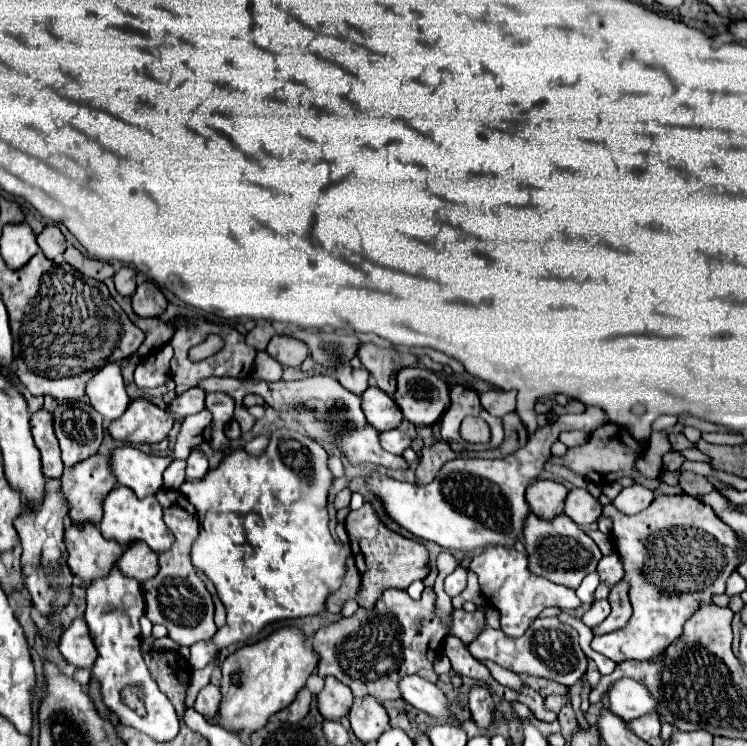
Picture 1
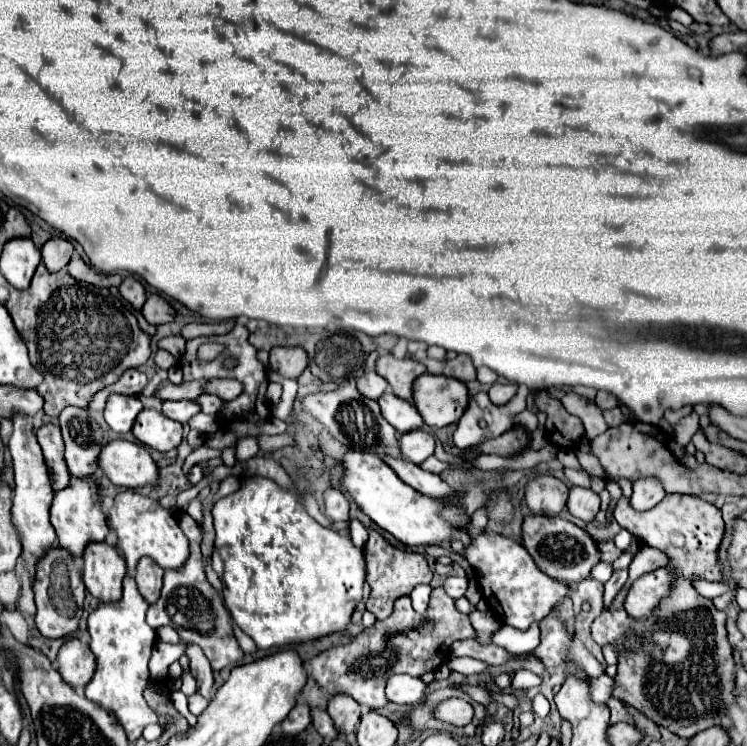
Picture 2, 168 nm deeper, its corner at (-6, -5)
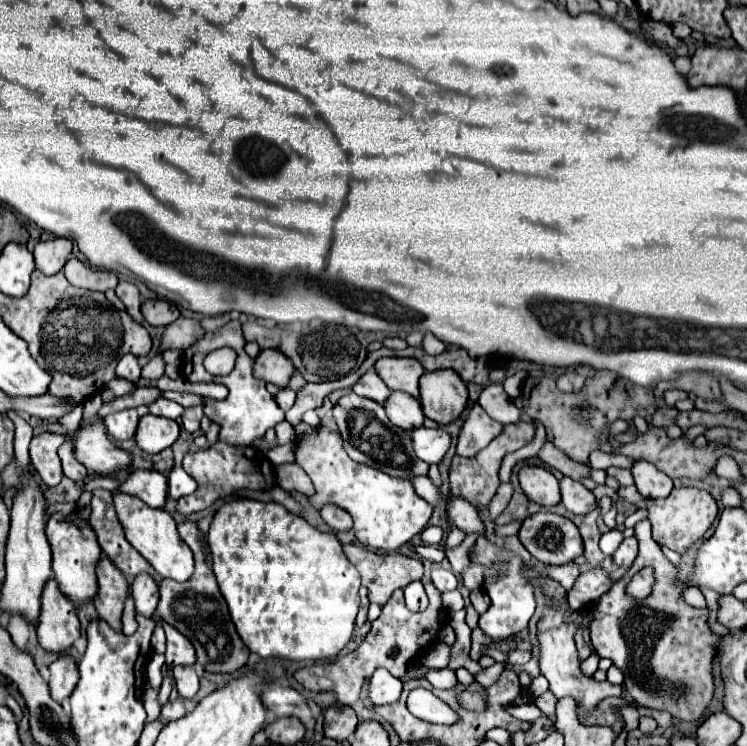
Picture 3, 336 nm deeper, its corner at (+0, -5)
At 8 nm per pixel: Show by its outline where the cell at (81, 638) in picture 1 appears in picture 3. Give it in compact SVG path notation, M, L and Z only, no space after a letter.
M63 653L55 663L49 665L49 689L51 689L51 697L55 701L63 701L67 697L71 697L77 681L79 681L79 669L77 669L77 661L73 655Z

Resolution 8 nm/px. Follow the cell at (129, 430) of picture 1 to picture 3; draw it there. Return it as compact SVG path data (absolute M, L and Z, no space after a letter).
M143 415L137 425L135 441L147 453L161 453L171 447L179 437L179 425L171 419L163 419L157 415Z

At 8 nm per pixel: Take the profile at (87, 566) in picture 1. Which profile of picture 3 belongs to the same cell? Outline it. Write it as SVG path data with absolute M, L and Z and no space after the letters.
M101 555L97 563L97 583L99 593L95 595L93 603L101 619L105 619L113 629L121 629L121 613L123 613L123 601L127 595L127 581L123 573L111 565L113 561L105 555Z

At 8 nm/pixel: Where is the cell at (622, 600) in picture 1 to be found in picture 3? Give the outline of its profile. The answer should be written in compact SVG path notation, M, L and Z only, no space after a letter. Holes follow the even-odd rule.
M647 519L639 521L635 525L635 537L639 541L639 555L637 555L635 563L631 565L631 569L619 581L615 581L611 585L611 589L607 593L603 593L595 601L593 619L589 623L591 645L593 645L593 649L599 657L611 659L613 665L617 665L623 671L623 675L625 675L623 685L625 685L627 693L631 695L631 699L637 707L667 711L673 717L673 721L681 721L681 723L697 721L713 699L713 691L715 691L713 663L715 663L715 657L717 657L715 645L719 643L719 635L715 635L711 631L709 623L707 623L707 619L709 619L707 609L695 609L695 607L691 607L683 601L685 585L677 577L677 567L663 555L661 547L653 541L651 523ZM647 565L651 565L655 569L653 593L643 601L635 601L635 599L625 595L625 587L631 581L631 577Z

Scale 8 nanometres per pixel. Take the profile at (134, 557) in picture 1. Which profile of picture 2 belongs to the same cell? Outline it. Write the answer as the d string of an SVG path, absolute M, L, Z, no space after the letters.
M143 557L137 563L137 575L135 575L139 593L147 603L155 603L159 593L161 593L161 583L163 583L163 569L155 561L149 561L149 557Z

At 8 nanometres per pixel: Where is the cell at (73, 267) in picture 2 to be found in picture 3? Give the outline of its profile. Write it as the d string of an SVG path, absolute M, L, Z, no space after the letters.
M71 257L65 265L65 277L69 279L71 285L91 289L91 291L107 291L117 287L117 277L109 271L99 271L85 267L77 257Z

